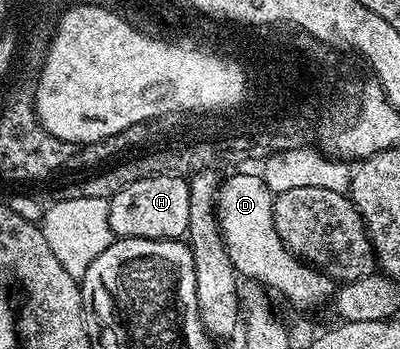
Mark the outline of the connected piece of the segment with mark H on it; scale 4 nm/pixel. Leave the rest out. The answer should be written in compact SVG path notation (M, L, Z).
M178 176L146 177L110 198L108 225L119 239L179 239L188 231L190 184Z

